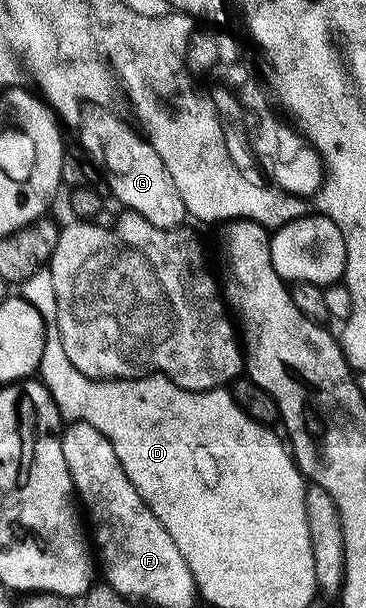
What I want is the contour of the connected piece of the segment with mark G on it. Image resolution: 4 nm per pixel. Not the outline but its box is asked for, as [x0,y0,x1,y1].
[78,106,189,232]

